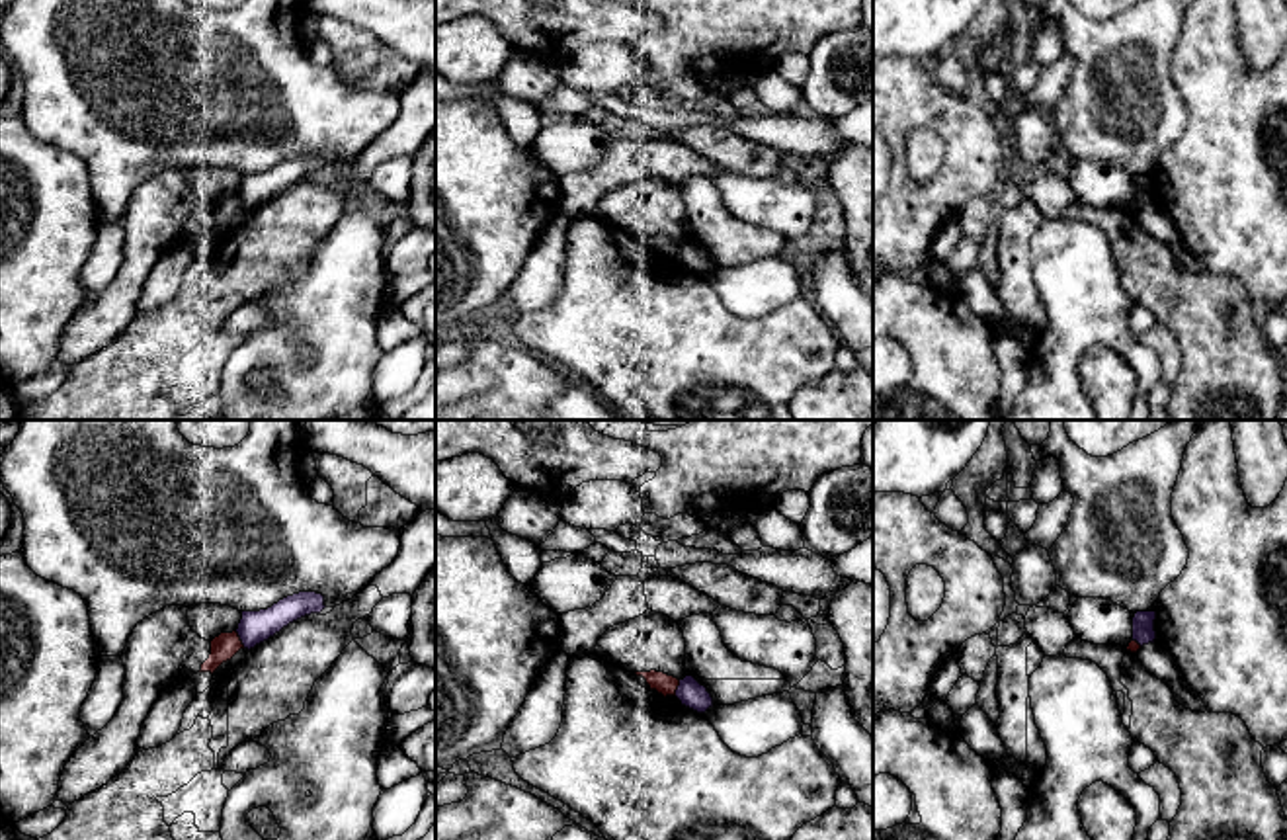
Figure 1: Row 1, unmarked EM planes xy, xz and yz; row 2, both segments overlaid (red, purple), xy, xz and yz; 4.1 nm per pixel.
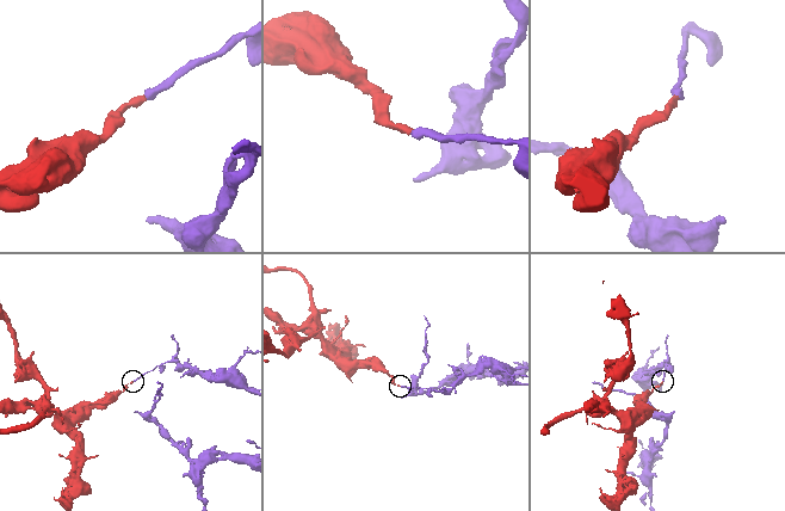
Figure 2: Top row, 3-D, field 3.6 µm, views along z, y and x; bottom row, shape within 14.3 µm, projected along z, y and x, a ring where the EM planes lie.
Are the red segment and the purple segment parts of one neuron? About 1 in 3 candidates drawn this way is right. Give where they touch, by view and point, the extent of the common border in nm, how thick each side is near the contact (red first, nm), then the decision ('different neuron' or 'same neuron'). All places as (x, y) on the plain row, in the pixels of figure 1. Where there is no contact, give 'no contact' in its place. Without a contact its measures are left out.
xy (239, 202) | 80 nm | 110/140 nm | different neuron

